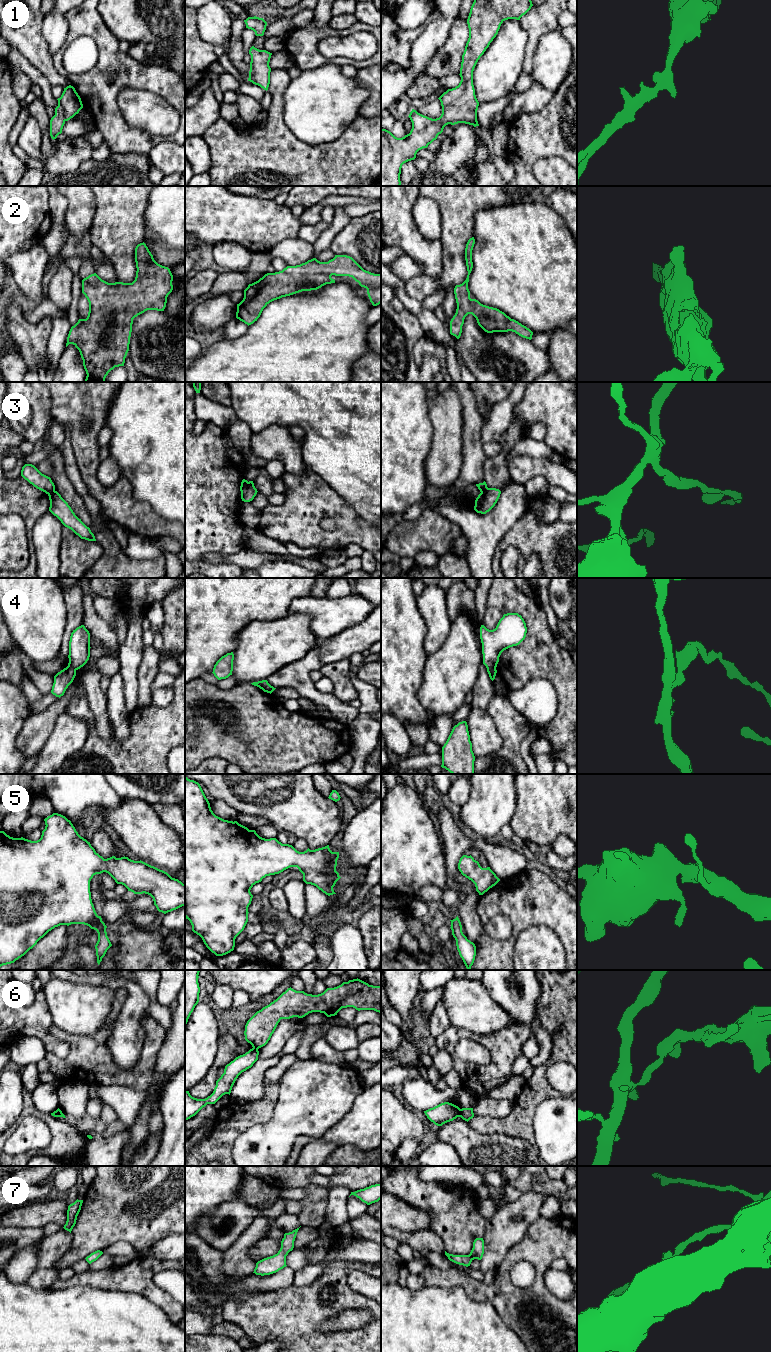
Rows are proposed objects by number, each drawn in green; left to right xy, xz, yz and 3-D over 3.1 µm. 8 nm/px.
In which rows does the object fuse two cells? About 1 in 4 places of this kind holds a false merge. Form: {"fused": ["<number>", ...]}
{"fused": ["3", "4", "6"]}

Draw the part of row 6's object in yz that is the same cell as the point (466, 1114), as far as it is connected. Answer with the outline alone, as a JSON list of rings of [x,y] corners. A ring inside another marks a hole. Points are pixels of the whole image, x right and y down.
[[[473,1108],[460,1109],[459,1117],[468,1122],[470,1119],[474,1117]]]

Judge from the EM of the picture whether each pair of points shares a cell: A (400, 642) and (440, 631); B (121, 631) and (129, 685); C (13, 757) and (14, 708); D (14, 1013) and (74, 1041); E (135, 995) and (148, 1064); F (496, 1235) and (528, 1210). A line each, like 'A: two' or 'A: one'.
A: two
B: two
C: one
D: two
E: two
F: one

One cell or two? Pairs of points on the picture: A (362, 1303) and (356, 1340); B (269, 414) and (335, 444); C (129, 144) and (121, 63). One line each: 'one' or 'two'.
A: one
B: one
C: one

